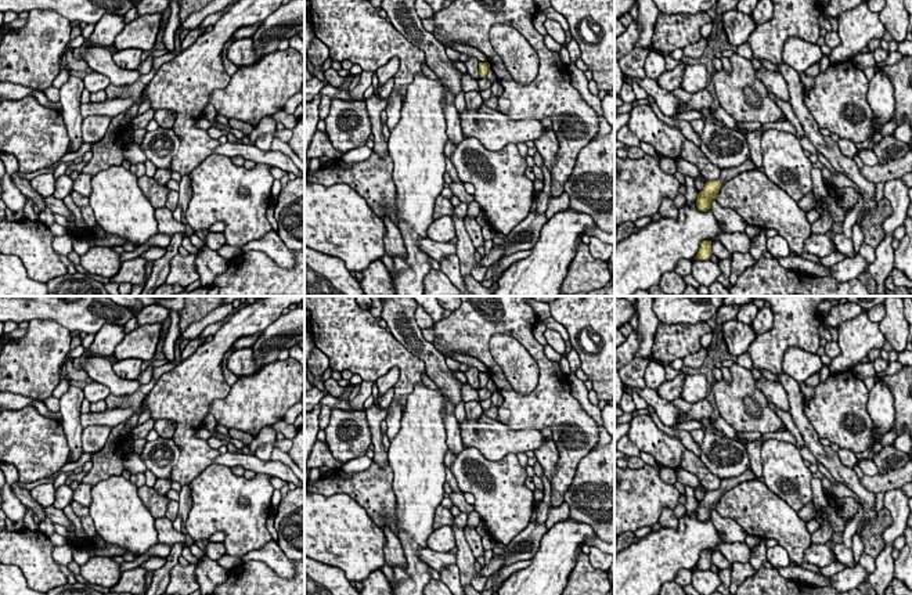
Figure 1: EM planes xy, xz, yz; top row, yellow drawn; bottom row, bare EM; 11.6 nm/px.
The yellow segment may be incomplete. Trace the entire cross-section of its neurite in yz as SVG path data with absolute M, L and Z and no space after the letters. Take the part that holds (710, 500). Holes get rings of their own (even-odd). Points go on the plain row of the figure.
M747 469L743 475L736 477L721 479L720 488L707 491L703 500L697 504L697 519L702 522L711 519L711 511L717 508L717 504L720 502L720 498L724 493L727 493L728 490L731 490L742 482L756 479L757 476L751 469Z

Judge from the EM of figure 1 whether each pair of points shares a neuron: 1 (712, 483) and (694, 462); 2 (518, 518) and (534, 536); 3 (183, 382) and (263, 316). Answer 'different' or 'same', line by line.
1: same
2: different
3: same

